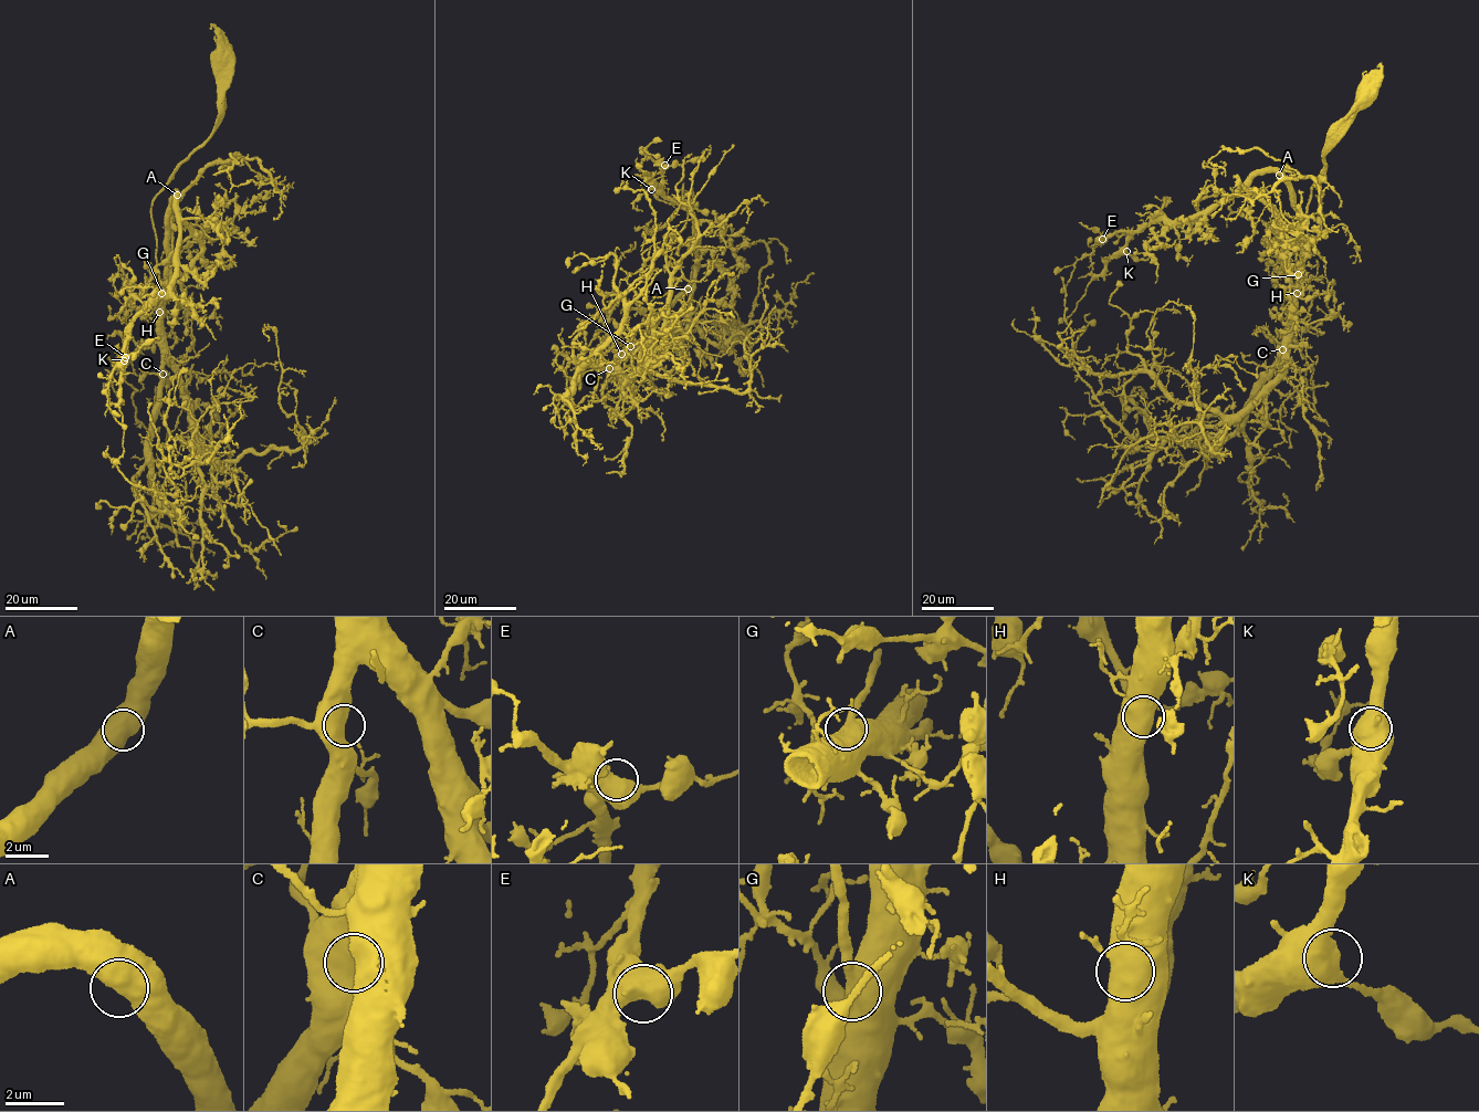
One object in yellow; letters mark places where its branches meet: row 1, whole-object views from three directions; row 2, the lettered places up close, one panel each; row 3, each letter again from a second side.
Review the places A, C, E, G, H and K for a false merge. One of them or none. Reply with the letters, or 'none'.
none

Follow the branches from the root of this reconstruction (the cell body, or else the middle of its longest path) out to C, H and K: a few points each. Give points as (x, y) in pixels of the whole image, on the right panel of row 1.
C: (1363, 97), (1344, 134), (1324, 155), (1327, 166), (1311, 190), (1297, 250), (1294, 311), (1282, 349)
H: (1363, 97), (1364, 103), (1352, 116), (1344, 134), (1324, 155), (1327, 166), (1312, 186), (1298, 242), (1297, 293)
K: (1363, 97), (1324, 155), (1299, 270), (1283, 266), (1275, 216), (1238, 190), (1146, 224), (1126, 251)

